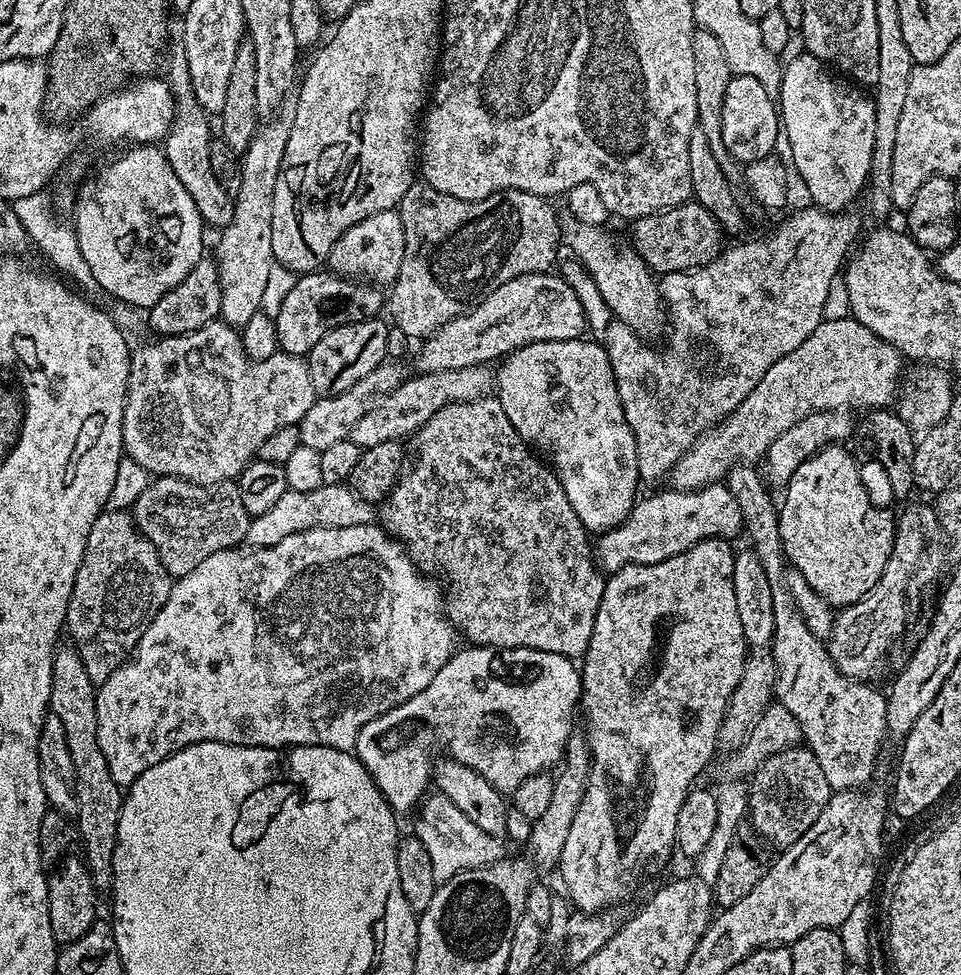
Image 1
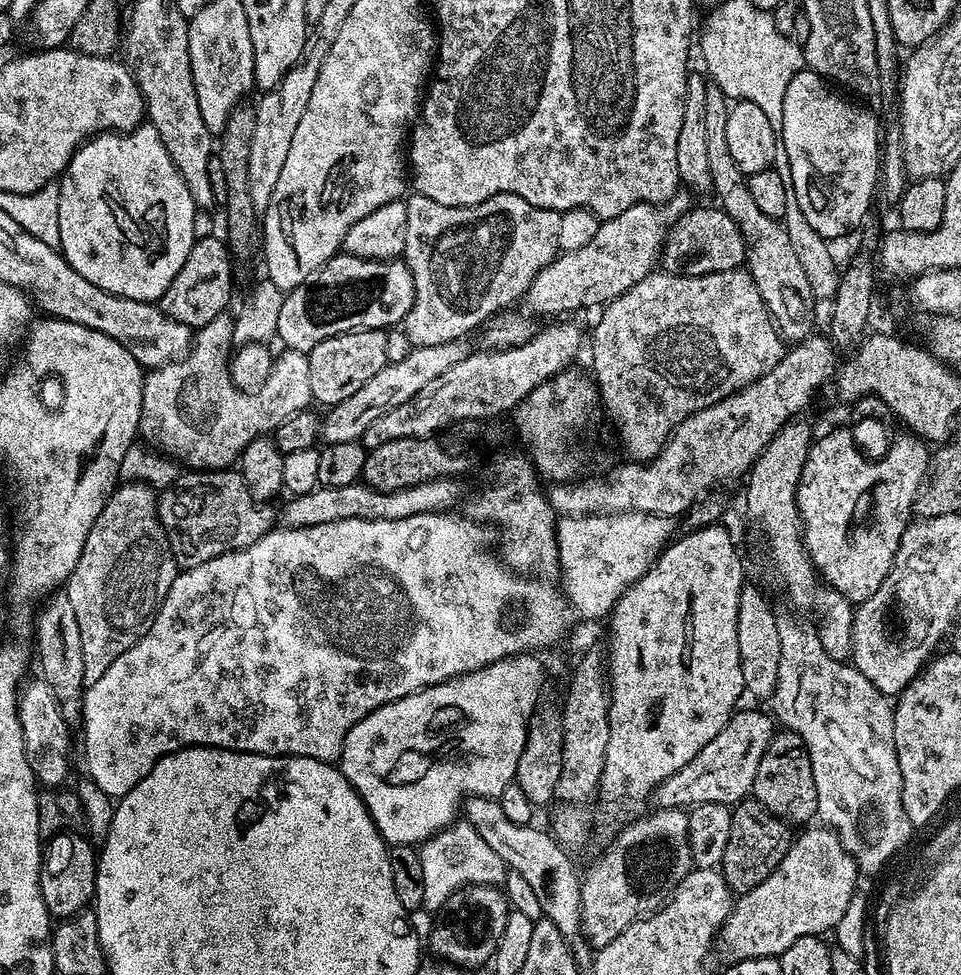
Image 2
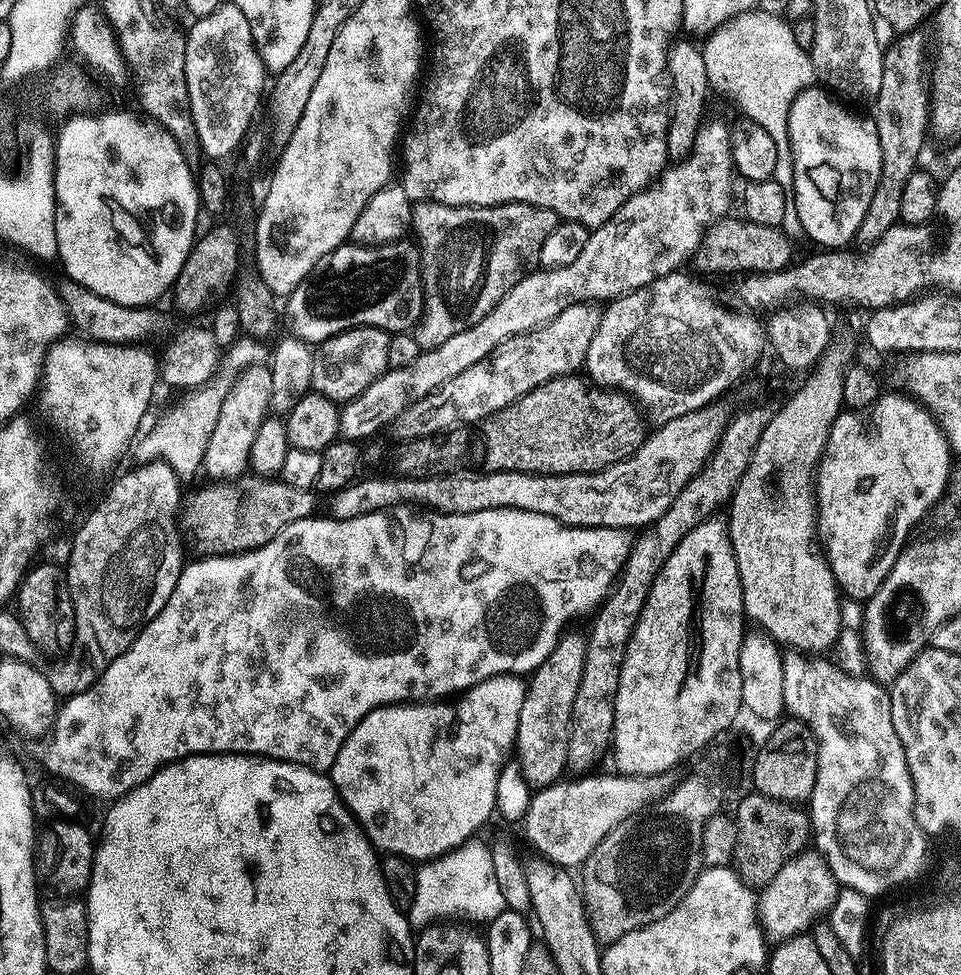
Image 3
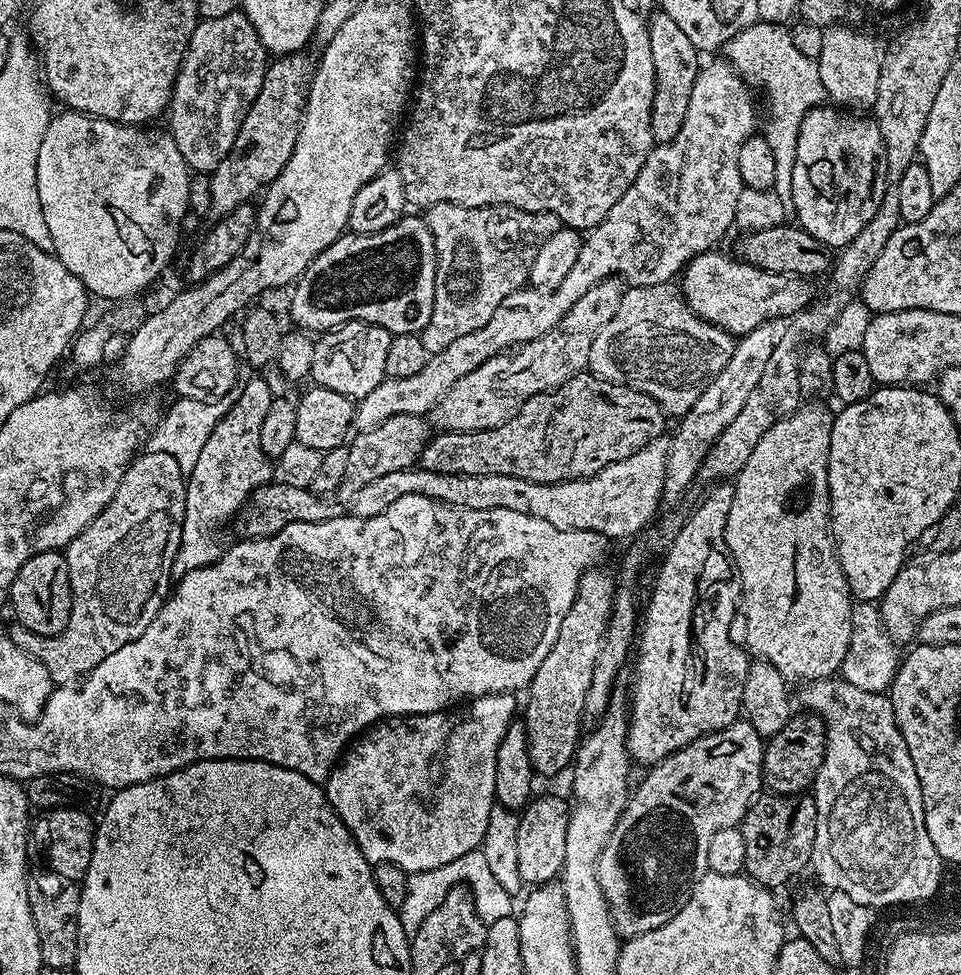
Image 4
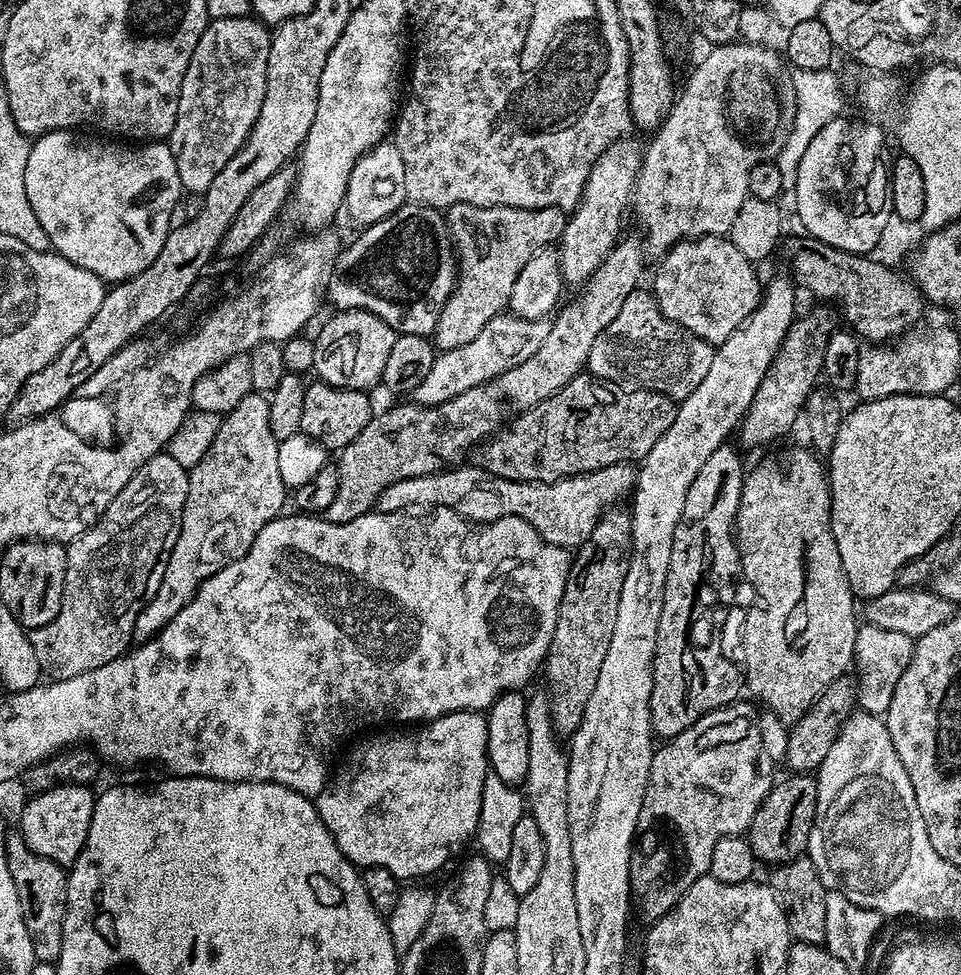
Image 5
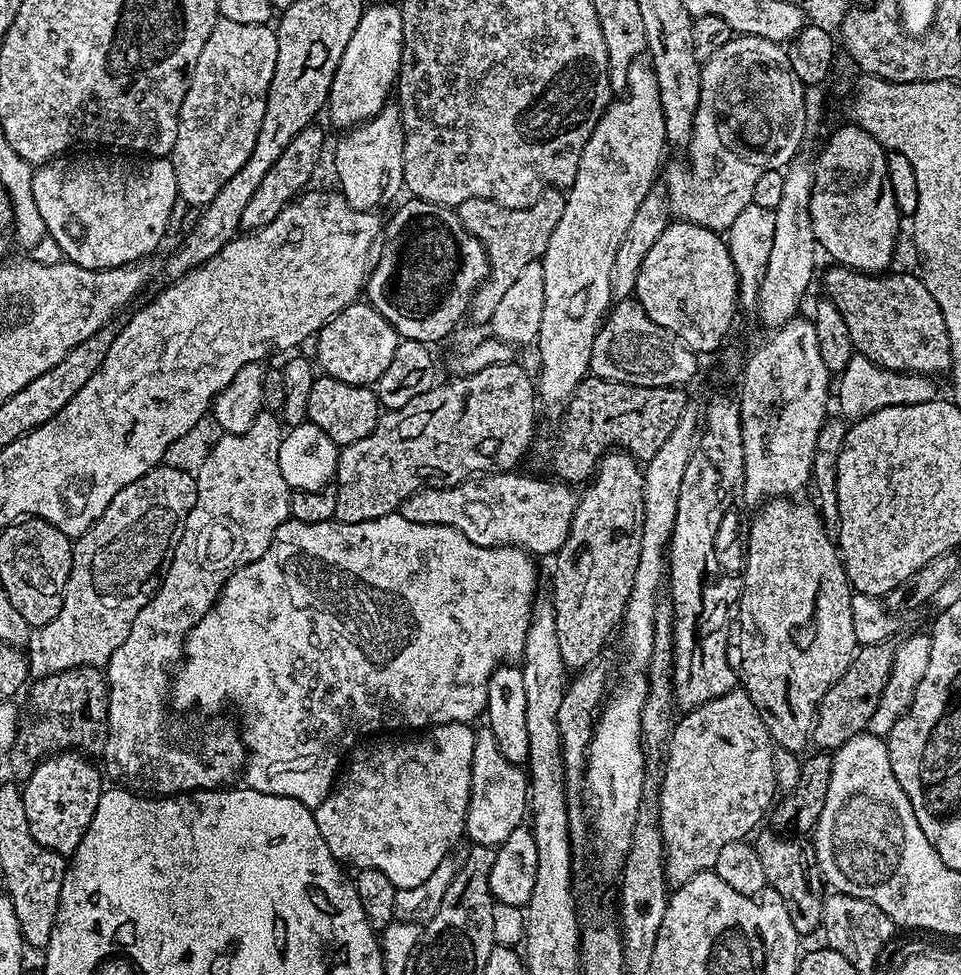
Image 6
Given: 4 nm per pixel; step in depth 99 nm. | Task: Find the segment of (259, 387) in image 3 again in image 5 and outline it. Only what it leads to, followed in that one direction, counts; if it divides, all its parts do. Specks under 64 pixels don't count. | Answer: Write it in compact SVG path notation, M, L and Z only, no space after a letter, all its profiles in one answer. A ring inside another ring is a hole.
M250 391L221 419L217 436L205 456L189 471L178 542L170 550L158 594L154 594L142 614L138 614L138 622L134 622L133 641L146 641L162 631L166 622L192 601L201 582L245 556L262 526L285 511L284 500L286 504L286 489L278 471L278 442L270 434L268 397Z

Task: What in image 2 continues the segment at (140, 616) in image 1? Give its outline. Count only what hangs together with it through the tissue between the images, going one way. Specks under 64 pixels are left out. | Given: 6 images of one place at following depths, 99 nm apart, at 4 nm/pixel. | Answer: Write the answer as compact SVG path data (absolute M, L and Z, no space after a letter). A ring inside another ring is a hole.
M121 483L90 526L82 556L72 571L73 577L84 576L84 588L74 592L72 605L82 634L84 679L88 684L98 682L114 658L126 654L134 642L142 639L178 574L156 516L157 499L157 493L147 484Z

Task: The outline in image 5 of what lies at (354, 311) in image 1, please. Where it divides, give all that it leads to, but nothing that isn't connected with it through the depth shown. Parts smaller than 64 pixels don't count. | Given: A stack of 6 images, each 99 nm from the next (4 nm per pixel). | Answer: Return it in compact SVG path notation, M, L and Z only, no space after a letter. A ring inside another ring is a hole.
M411 202L404 203L401 208L394 210L394 214L390 214L386 218L382 218L382 222L374 222L367 225L363 229L364 232L357 238L353 244L348 244L339 249L336 253L336 259L331 261L330 271L326 277L326 300L333 304L333 309L341 312L369 312L378 318L382 318L382 322L386 322L398 334L414 334L415 336L431 337L434 326L438 326L438 314L442 314L442 306L446 306L446 302L450 298L450 294L456 285L456 273L458 265L456 263L456 253L452 246L452 237L448 234L448 221L445 213L438 208L430 208L426 204L414 204Z

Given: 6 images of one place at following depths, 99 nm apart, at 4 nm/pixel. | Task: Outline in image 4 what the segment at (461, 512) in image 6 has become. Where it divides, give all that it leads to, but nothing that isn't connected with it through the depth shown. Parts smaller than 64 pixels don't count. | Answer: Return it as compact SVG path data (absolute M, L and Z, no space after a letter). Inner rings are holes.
M667 439L655 440L630 454L630 458L622 458L622 462L614 462L584 480L563 480L557 484L539 484L498 474L442 474L419 466L394 470L394 474L386 474L362 486L362 490L354 494L350 512L358 518L374 518L374 514L382 514L386 506L398 502L398 498L406 498L406 494L422 494L454 508L518 510L518 514L542 518L550 522L550 526L558 526L562 530L601 532L604 537L612 539L613 536L616 540L623 536L636 538L653 521L657 515L656 507L662 504L668 445Z

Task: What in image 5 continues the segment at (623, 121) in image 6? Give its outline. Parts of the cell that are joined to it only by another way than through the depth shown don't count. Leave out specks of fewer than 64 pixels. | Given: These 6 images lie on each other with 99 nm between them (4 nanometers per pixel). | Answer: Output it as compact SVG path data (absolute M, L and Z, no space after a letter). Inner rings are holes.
M628 138L603 152L594 162L580 203L572 209L568 225L558 241L560 273L565 285L587 284L601 262L608 257L608 251L621 239L620 227L624 224L624 211L629 211L632 202L632 190L636 186L641 159L641 145Z

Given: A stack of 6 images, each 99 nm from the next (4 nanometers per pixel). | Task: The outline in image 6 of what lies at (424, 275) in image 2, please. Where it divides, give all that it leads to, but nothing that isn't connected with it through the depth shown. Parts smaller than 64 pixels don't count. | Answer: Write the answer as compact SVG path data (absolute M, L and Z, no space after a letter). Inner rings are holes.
M547 188L528 208L503 208L493 200L470 198L466 202L455 205L454 210L462 222L462 226L470 234L482 242L488 255L488 276L480 283L476 297L472 299L470 320L476 324L487 325L498 302L506 295L518 279L518 274L531 263L539 261L544 255L546 246L550 246L550 234L554 234L554 226L558 226L558 218L562 218L565 193L558 188Z

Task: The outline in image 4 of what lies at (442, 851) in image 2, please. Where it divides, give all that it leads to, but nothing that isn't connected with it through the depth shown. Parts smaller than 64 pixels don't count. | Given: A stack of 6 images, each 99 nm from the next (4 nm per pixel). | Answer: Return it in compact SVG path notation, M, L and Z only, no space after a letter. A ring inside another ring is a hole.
M477 850L470 854L462 854L462 858L454 858L454 862L446 862L446 866L438 866L434 870L425 872L413 872L409 875L406 902L402 902L402 906L398 910L404 931L409 934L416 932L418 926L422 926L422 922L426 922L429 914L438 910L438 902L442 902L442 898L446 898L446 894L456 884L467 884L469 890L472 891L476 912L482 918L485 926L498 922L498 918L513 915L513 893L502 890L502 886L498 886L498 882L494 882L494 874L486 862L486 854Z

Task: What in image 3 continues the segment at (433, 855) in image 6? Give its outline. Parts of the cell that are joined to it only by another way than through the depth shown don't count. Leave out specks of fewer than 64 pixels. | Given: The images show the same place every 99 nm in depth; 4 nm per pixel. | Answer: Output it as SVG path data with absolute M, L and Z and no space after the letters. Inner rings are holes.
M509 674L506 676L491 676L489 680L478 682L474 687L468 689L459 697L456 708L452 702L405 702L403 704L386 704L383 708L375 708L342 742L338 750L338 758L331 770L332 784L336 792L344 799L344 805L350 809L352 816L359 822L360 828L368 836L372 847L377 853L390 856L404 856L413 862L427 862L436 859L456 848L459 844L473 839L476 832L484 824L488 815L496 812L496 787L498 786L498 774L503 770L510 753L516 743L516 731L518 730L518 718L522 714L522 702L524 701L524 690L526 684L519 675Z

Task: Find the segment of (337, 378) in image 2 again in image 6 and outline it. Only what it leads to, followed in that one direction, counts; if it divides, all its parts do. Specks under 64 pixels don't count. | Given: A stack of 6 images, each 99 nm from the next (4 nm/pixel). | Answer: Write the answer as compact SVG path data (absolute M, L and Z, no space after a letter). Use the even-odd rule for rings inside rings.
M357 302L343 308L320 329L314 340L314 360L325 376L333 376L347 384L372 386L378 378L382 378L382 370L390 366L390 358L394 358L394 350L398 350L401 339L396 327L386 322L386 318L382 318L371 304Z

